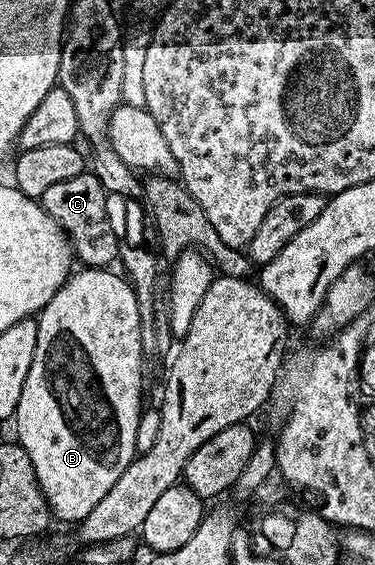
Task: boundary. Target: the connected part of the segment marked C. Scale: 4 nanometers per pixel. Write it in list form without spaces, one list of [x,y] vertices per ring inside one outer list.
[[[84,172],[81,176],[73,176],[73,180],[61,180],[61,184],[52,184],[43,194],[41,205],[53,220],[63,229],[70,242],[76,259],[79,258],[84,267],[107,268],[120,257],[121,238],[111,227],[107,219],[107,201],[109,195],[102,184],[91,172]]]

